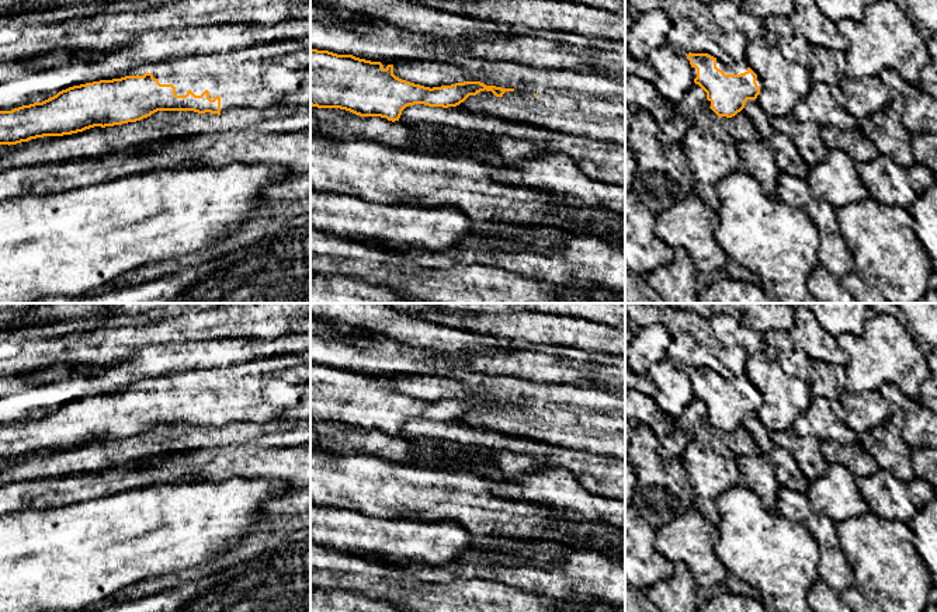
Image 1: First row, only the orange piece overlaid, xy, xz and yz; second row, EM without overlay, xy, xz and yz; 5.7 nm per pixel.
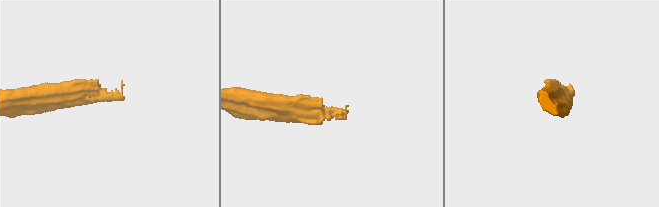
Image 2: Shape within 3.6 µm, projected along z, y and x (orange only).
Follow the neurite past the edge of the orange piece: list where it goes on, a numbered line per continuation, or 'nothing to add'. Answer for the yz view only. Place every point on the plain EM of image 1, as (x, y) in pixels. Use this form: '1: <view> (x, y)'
1: yz (726, 382)

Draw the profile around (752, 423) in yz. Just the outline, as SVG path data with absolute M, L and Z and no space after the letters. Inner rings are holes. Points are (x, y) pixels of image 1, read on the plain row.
M747 414L743 425L754 437L760 453L767 455L775 472L775 481L780 487L788 487L805 493L808 481L792 456L770 439L770 431L761 424L756 414Z

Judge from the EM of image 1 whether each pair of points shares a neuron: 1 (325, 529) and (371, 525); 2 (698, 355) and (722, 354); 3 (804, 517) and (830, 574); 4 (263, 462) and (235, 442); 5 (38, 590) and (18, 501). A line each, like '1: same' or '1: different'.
1: same
2: same
3: same
4: different
5: different

